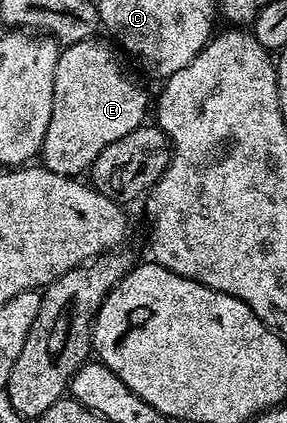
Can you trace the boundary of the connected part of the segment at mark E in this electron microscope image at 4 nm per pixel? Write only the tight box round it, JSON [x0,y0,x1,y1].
[41,38,146,177]

